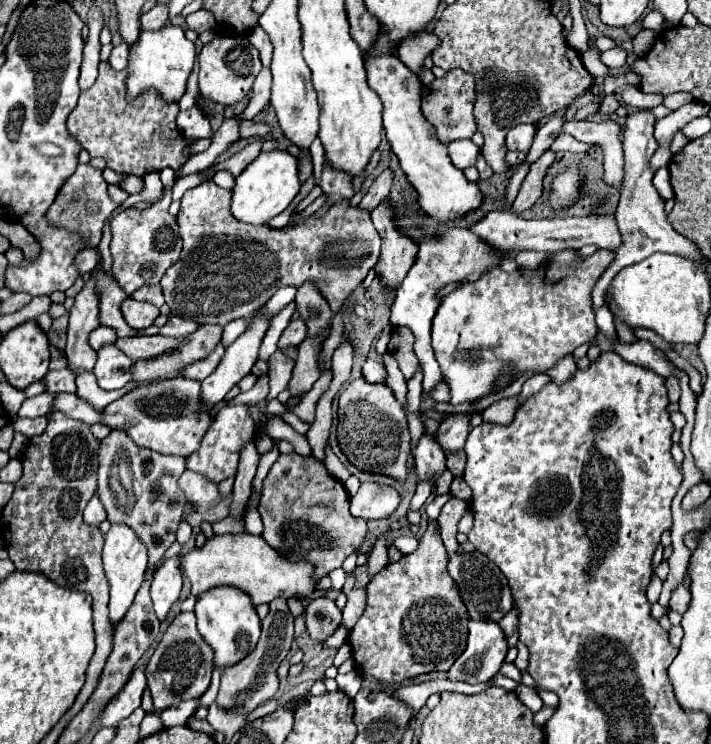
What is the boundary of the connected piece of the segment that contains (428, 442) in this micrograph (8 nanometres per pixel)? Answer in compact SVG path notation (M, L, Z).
M427 431L421 435L417 447L415 447L415 467L421 479L427 477L439 477L447 467L445 467L445 453L435 441L433 435Z

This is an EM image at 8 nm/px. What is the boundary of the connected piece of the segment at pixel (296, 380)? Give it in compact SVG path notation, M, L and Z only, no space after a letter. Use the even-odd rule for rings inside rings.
M311 337L305 339L297 349L297 365L293 369L293 379L289 383L291 395L297 393L307 393L313 383L319 379L319 369L317 369L317 351L321 345L321 337Z

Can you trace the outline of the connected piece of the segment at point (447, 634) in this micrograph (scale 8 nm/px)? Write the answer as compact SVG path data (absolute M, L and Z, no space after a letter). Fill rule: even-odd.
M429 523L425 535L421 537L417 551L413 551L411 555L403 555L401 561L389 563L385 569L381 569L369 581L365 591L365 611L357 625L349 631L349 645L361 673L369 673L383 683L397 683L431 671L449 671L451 665L465 651L469 613L465 609L465 603L461 601L455 581L447 573L447 551L433 523Z

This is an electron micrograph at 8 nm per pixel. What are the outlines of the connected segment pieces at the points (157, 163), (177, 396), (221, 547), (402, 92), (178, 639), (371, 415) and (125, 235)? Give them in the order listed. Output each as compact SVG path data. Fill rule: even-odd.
M109 63L99 65L97 81L87 91L81 91L79 103L67 119L71 135L77 137L91 157L103 157L115 173L143 177L169 167L179 177L183 163L193 155L187 147L195 143L195 139L183 137L175 123L179 103L163 101L155 89L147 89L129 101L125 87L127 75L129 71L115 71Z
M175 377L169 381L155 381L151 385L143 385L123 395L121 399L109 403L101 413L93 409L85 399L75 393L59 393L53 409L63 409L65 415L79 419L83 423L107 425L109 429L125 431L135 445L147 447L157 453L181 455L189 457L201 445L203 435L211 427L211 411L201 409L201 381Z
M251 533L215 535L201 549L193 549L189 555L181 557L181 569L191 579L195 597L217 585L233 585L243 589L253 599L253 603L259 605L271 603L279 595L283 599L307 599L317 589L313 565L309 561L289 561L273 547L269 547L263 537Z
M381 33L377 39L377 49L373 49L369 57L365 57L365 67L367 67L369 87L383 101L383 127L387 139L391 143L393 153L399 157L401 169L405 171L409 183L415 187L419 195L421 211L441 223L459 219L461 215L475 211L483 201L477 183L467 181L463 171L459 171L451 163L447 145L437 139L433 125L425 121L419 109L421 87L423 87L421 81L399 61L395 53L389 53L389 45L385 45L385 37L381 37Z
M179 613L155 647L145 671L155 711L163 711L167 707L179 705L181 701L201 697L211 683L211 671L213 649L199 635L195 625L195 613Z
M363 379L351 381L339 395L339 447L345 457L367 473L389 475L397 481L405 481L409 475L407 459L411 455L411 437L407 429L407 417L393 391L385 385L369 385Z
M167 195L143 211L125 209L111 221L113 273L117 283L125 289L127 295L131 295L135 289L143 285L159 283L167 267L171 267L179 259L181 237L179 237L175 217L171 217L167 211L169 205L171 205L171 199Z

